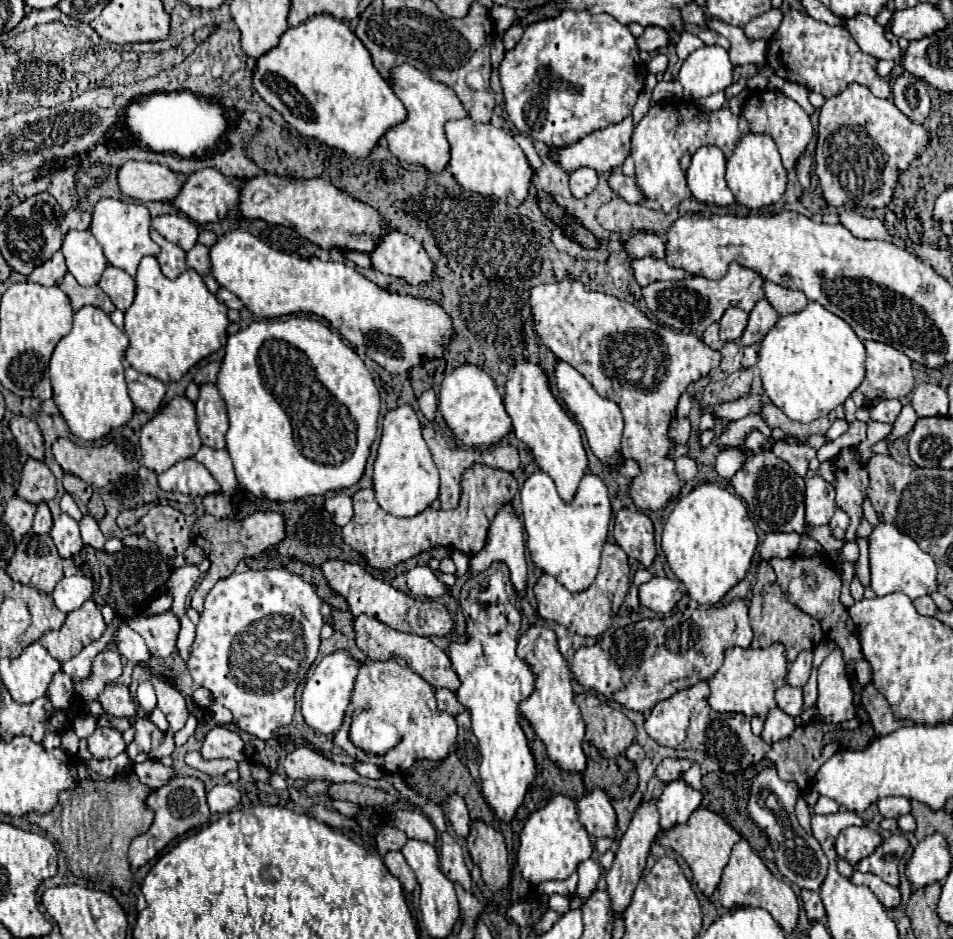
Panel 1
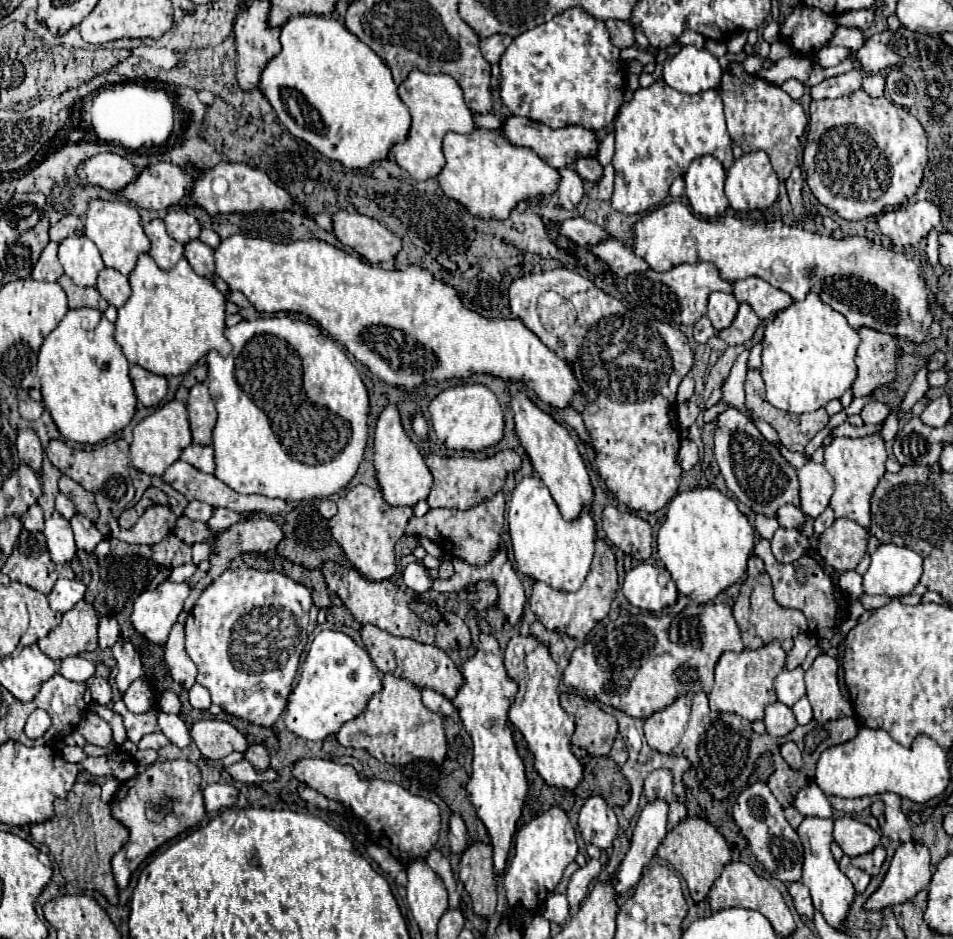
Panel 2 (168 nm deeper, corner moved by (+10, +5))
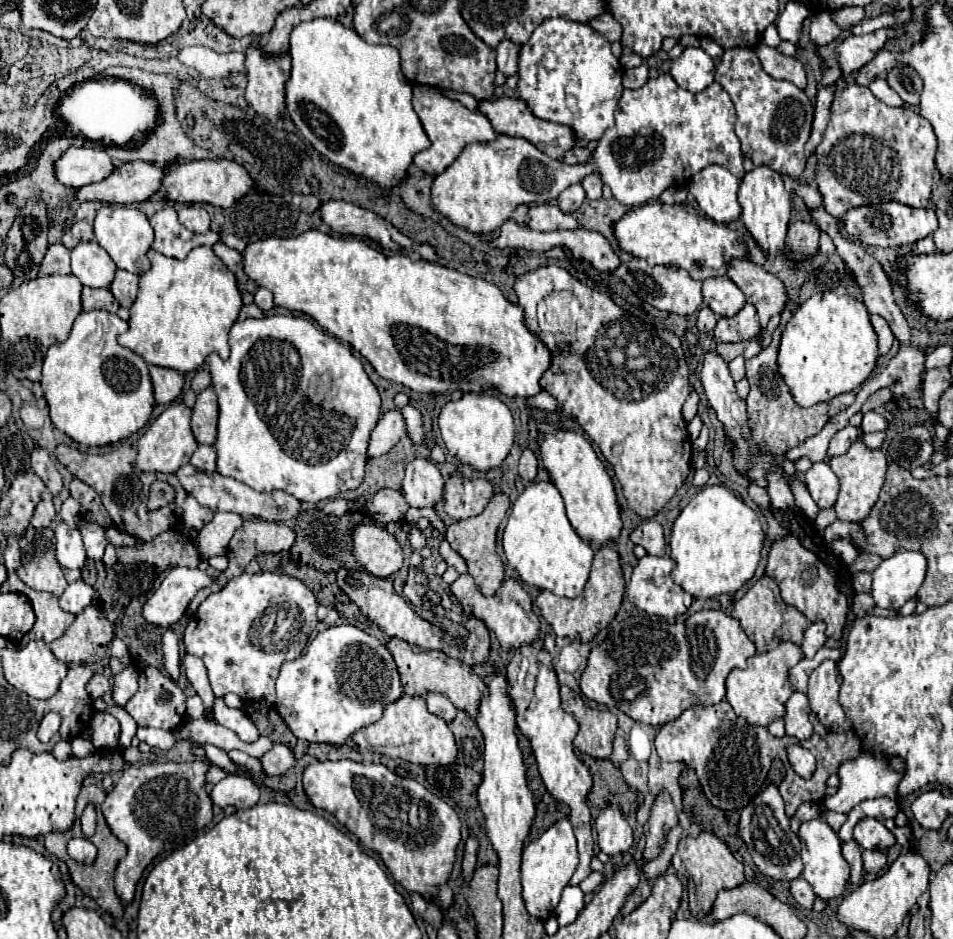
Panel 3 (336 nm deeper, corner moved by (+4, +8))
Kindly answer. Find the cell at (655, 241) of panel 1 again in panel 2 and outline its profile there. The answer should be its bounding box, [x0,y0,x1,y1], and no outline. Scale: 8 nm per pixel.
[560,216,610,246]

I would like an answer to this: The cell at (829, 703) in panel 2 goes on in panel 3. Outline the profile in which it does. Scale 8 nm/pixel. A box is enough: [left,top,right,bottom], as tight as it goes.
[806,661,848,731]

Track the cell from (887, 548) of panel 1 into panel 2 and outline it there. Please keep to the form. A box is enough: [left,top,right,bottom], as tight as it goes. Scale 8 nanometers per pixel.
[864,544,922,596]

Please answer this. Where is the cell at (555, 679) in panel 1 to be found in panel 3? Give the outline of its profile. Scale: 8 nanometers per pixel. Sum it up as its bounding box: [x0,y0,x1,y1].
[506,645,594,885]

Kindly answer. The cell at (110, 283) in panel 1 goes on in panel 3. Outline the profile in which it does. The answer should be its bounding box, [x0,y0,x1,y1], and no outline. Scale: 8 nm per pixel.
[110,269,140,309]

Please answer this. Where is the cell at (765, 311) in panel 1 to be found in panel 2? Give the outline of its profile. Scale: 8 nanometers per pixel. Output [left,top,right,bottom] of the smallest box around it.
[720,304,760,346]

